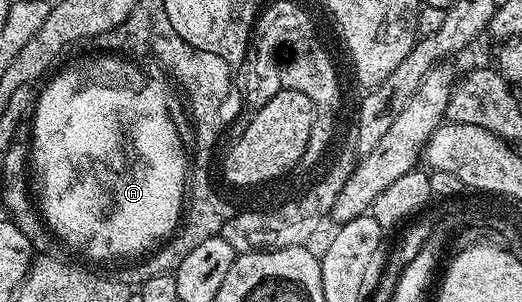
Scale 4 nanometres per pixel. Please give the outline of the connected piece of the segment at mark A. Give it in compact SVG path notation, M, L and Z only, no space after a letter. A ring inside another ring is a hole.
M94 54L89 60L80 60L77 64L70 65L65 72L54 76L47 81L49 84L45 86L44 93L35 101L34 115L31 117L32 132L30 131L30 160L34 165L35 175L36 172L40 175L38 207L44 223L48 225L48 231L64 245L65 249L72 251L73 248L74 251L81 252L92 260L118 260L130 256L140 258L151 253L152 241L172 227L172 221L176 218L177 204L180 202L181 154L167 112L164 111L164 92L161 86L145 79L128 64L123 64L119 60L107 60L100 54Z

